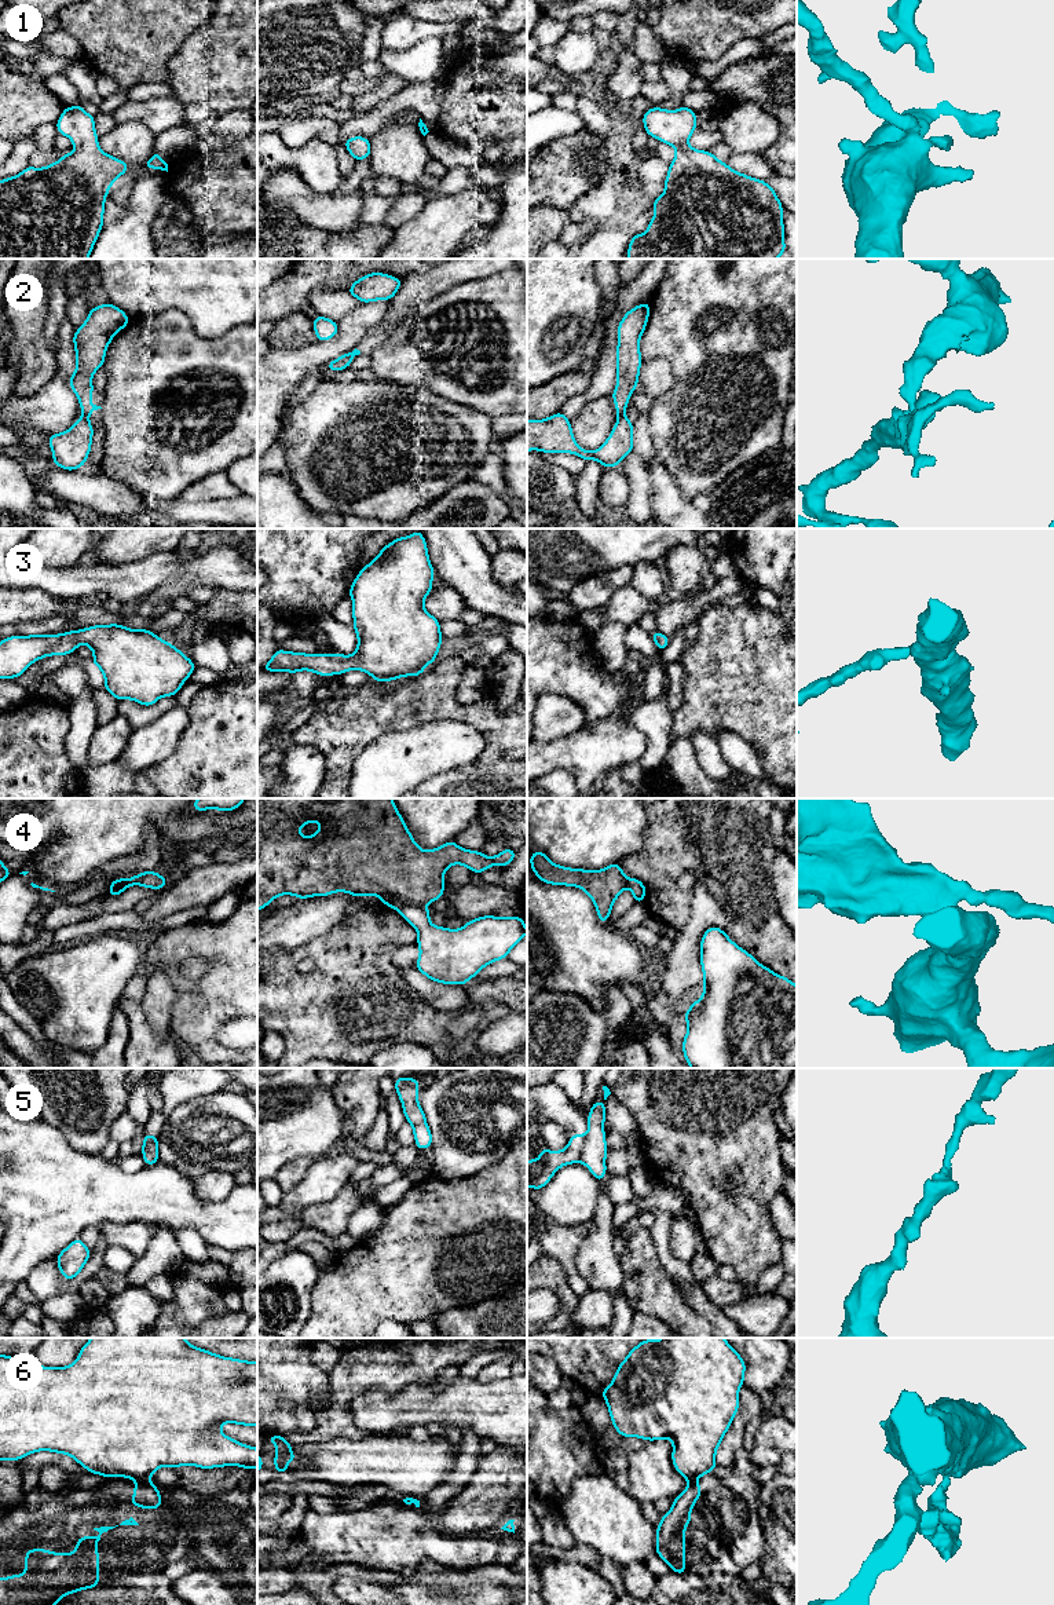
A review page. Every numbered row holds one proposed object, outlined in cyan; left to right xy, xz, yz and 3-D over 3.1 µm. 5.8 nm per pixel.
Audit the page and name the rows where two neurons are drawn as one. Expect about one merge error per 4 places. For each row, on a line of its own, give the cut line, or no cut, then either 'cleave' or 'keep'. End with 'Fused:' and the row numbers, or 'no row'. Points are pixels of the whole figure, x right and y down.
1: no cut | keep
2: yz (624, 415), (618, 417) | cleave
3: no cut | keep
4: xz (381, 898), (399, 898), (423, 906) | cleave
5: yz (586, 1136), (579, 1161) | cleave
6: xy (145, 1480), (149, 1481) | cleave
Fused: 2, 4, 5, 6

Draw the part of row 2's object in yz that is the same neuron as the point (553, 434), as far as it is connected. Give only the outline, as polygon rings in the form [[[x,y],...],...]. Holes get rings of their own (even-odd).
[[[559,412],[544,420],[527,420],[527,451],[571,453],[586,463],[597,460],[604,468],[619,467],[621,461],[633,453],[633,423],[618,417],[607,440],[594,451],[578,446],[571,421]]]

